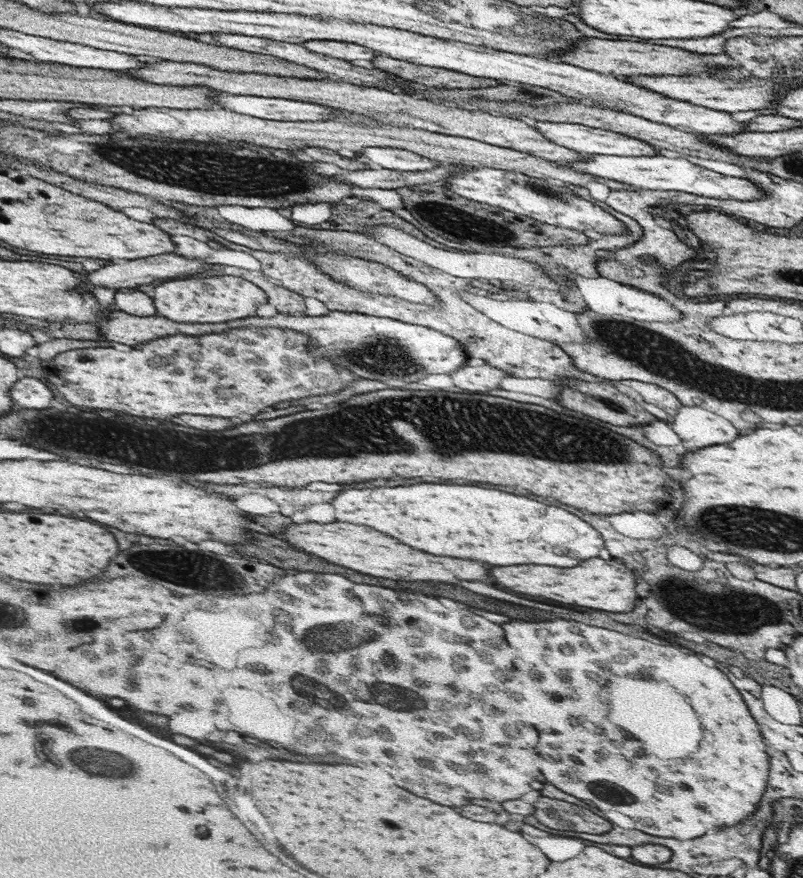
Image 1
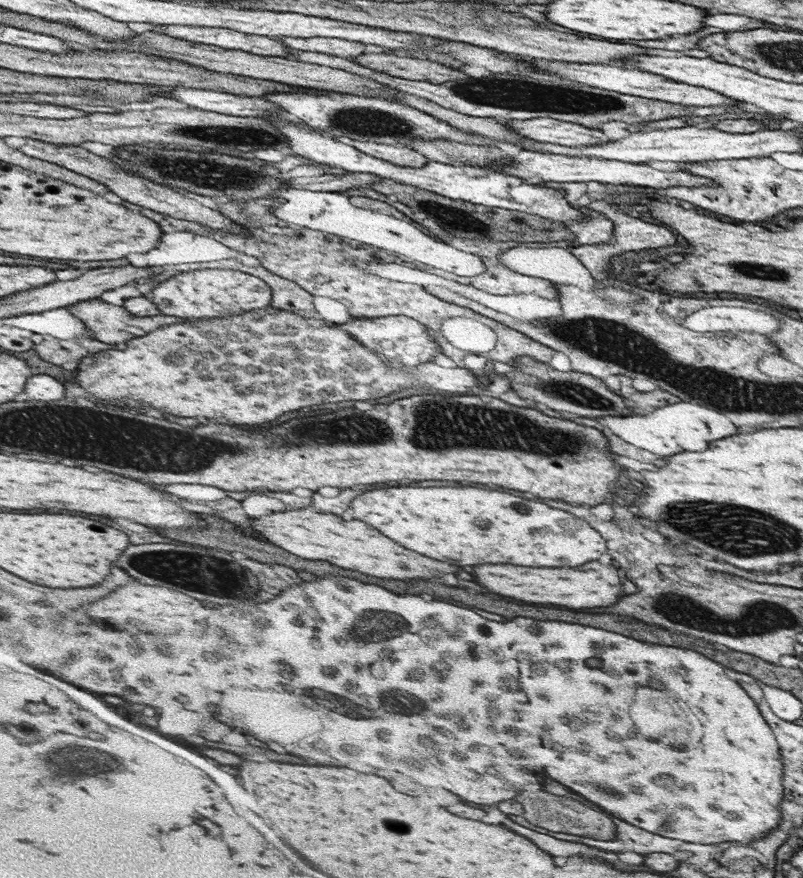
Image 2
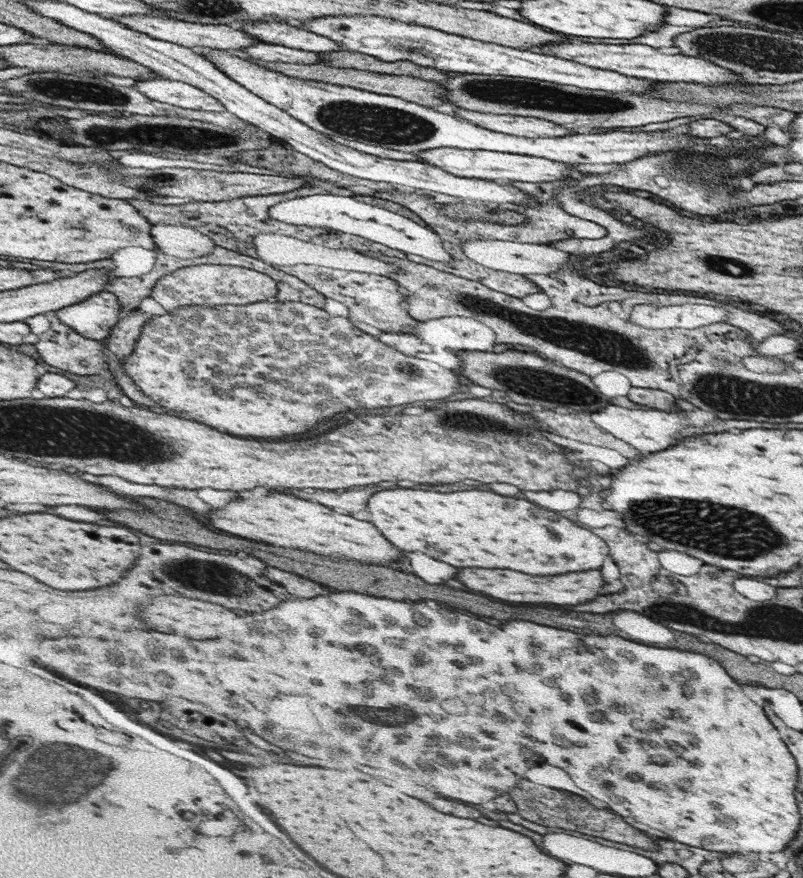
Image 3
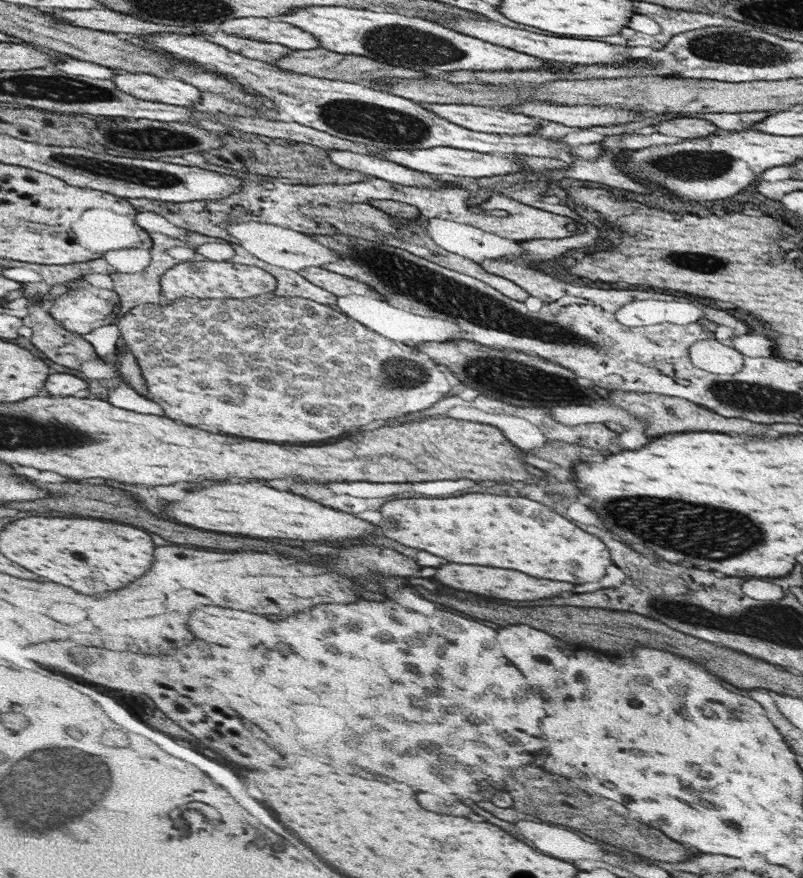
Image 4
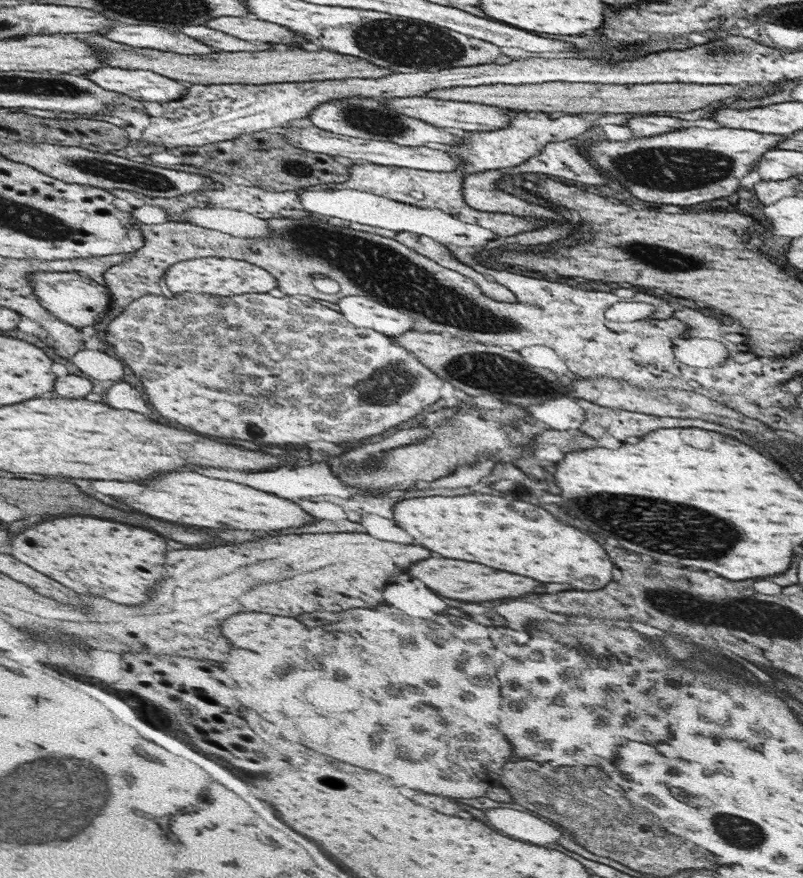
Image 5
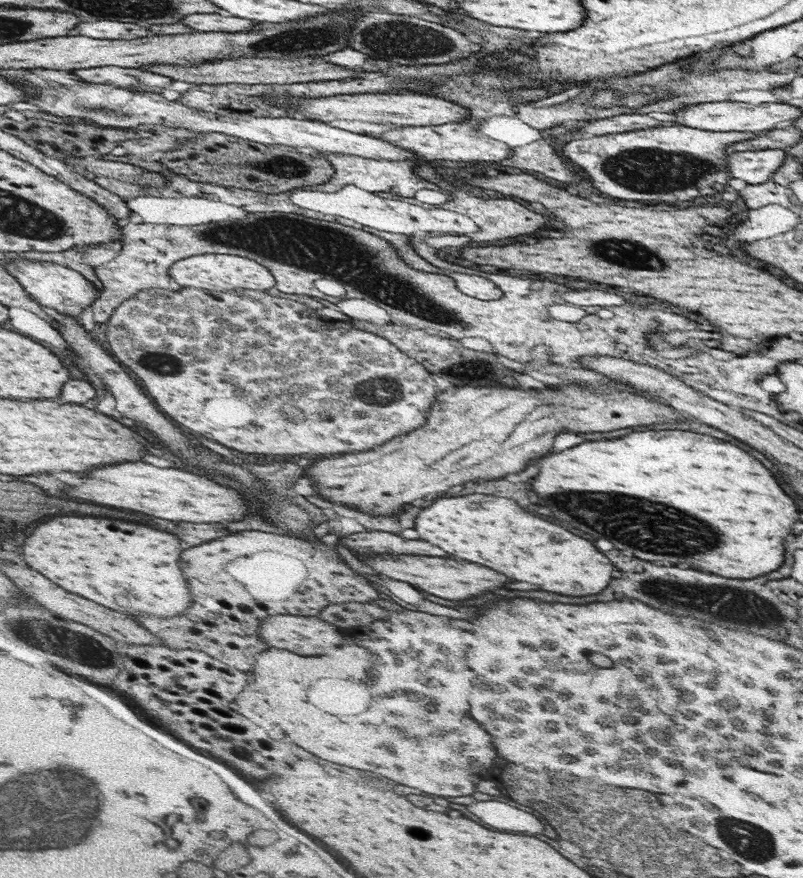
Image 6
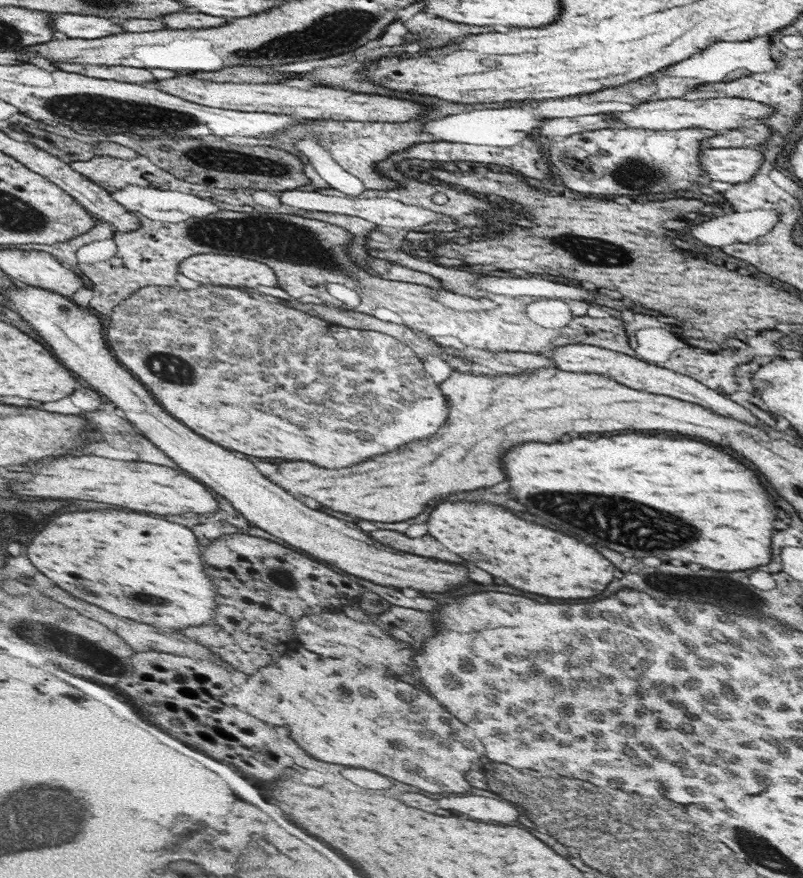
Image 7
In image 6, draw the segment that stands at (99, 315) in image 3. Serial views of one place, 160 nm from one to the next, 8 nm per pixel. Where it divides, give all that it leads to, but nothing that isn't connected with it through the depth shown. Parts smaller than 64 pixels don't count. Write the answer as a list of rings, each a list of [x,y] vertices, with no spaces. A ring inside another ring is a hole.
[[[11,260],[5,265],[7,271],[16,278],[24,290],[38,300],[42,306],[54,308],[62,314],[78,318],[85,308],[96,300],[98,290],[82,274],[54,262],[43,260]]]

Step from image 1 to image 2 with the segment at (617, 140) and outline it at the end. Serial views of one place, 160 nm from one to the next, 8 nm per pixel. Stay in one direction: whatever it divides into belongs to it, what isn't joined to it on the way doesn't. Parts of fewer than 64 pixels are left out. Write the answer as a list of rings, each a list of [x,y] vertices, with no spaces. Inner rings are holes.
[[[531,118],[530,120],[507,120],[518,134],[530,140],[550,142],[580,148],[593,144],[606,144],[610,138],[600,129],[564,122],[554,118]]]

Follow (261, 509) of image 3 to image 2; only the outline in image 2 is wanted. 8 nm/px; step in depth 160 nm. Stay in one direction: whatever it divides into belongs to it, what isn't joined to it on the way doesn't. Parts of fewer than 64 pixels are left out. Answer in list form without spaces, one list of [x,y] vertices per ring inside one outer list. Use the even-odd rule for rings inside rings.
[[[288,510],[288,512],[274,512],[266,518],[254,520],[254,530],[264,536],[268,542],[278,544],[280,548],[302,556],[302,558],[316,558],[326,560],[330,564],[338,564],[342,568],[352,568],[368,576],[376,578],[394,578],[394,580],[410,580],[410,578],[432,578],[436,572],[458,572],[460,568],[436,562],[426,558],[418,552],[406,550],[394,540],[382,536],[378,530],[368,526],[360,520],[340,520],[334,514],[320,514],[312,510]]]

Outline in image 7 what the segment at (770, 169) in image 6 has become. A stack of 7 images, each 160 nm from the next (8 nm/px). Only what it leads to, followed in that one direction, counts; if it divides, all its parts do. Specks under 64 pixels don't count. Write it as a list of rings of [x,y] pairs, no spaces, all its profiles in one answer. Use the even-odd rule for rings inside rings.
[[[706,148],[701,152],[706,182],[720,180],[733,185],[750,182],[761,168],[763,152],[758,148]]]

